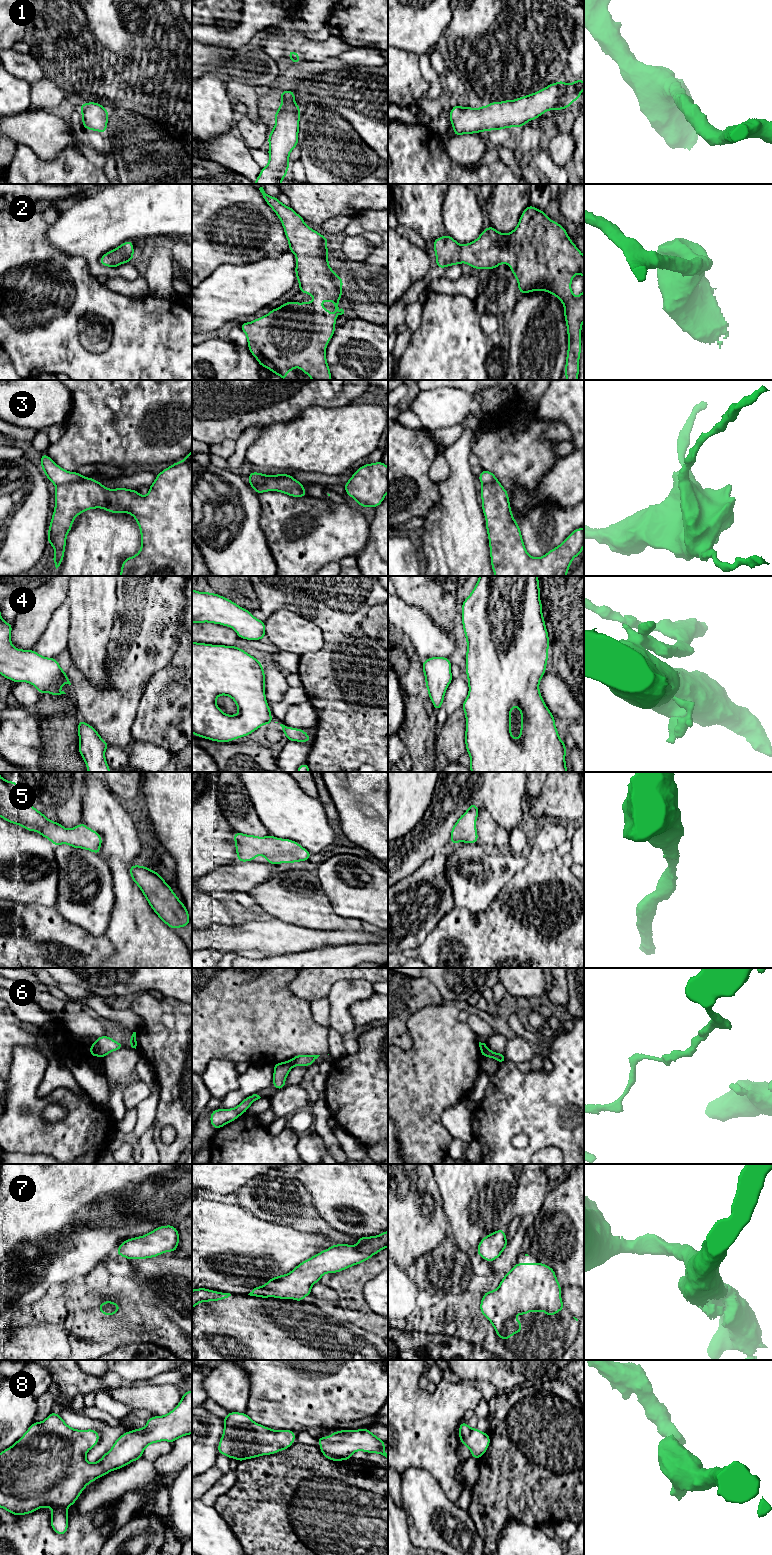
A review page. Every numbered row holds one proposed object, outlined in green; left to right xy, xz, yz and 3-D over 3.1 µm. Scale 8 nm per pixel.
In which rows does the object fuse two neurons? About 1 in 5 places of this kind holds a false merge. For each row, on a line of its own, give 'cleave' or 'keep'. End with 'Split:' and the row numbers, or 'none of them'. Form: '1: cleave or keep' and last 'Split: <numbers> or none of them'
1: keep
2: keep
3: cleave
4: keep
5: keep
6: cleave
7: keep
8: keep
Split: 3, 6

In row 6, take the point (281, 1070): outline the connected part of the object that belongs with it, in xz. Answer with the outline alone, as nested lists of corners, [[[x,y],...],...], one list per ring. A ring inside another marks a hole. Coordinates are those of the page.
[[[291,1061],[274,1064],[273,1086],[276,1089],[280,1090],[286,1086],[285,1080],[292,1067]]]

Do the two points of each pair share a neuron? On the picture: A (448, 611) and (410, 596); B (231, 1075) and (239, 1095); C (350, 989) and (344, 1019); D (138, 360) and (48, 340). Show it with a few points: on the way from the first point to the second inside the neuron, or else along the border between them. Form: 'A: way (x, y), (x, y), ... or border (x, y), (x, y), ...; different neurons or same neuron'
A: way (439, 604), (430, 596), (419, 596); same neuron
B: border (240, 1074), (239, 1087), (231, 1090), (221, 1100); different neurons
C: way (344, 996), (344, 1012); same neuron
D: way (116, 361), (75, 361), (70, 357); same neuron

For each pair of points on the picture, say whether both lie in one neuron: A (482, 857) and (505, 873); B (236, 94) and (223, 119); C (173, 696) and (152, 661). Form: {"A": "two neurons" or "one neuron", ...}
{"A": "one neuron", "B": "two neurons", "C": "two neurons"}

